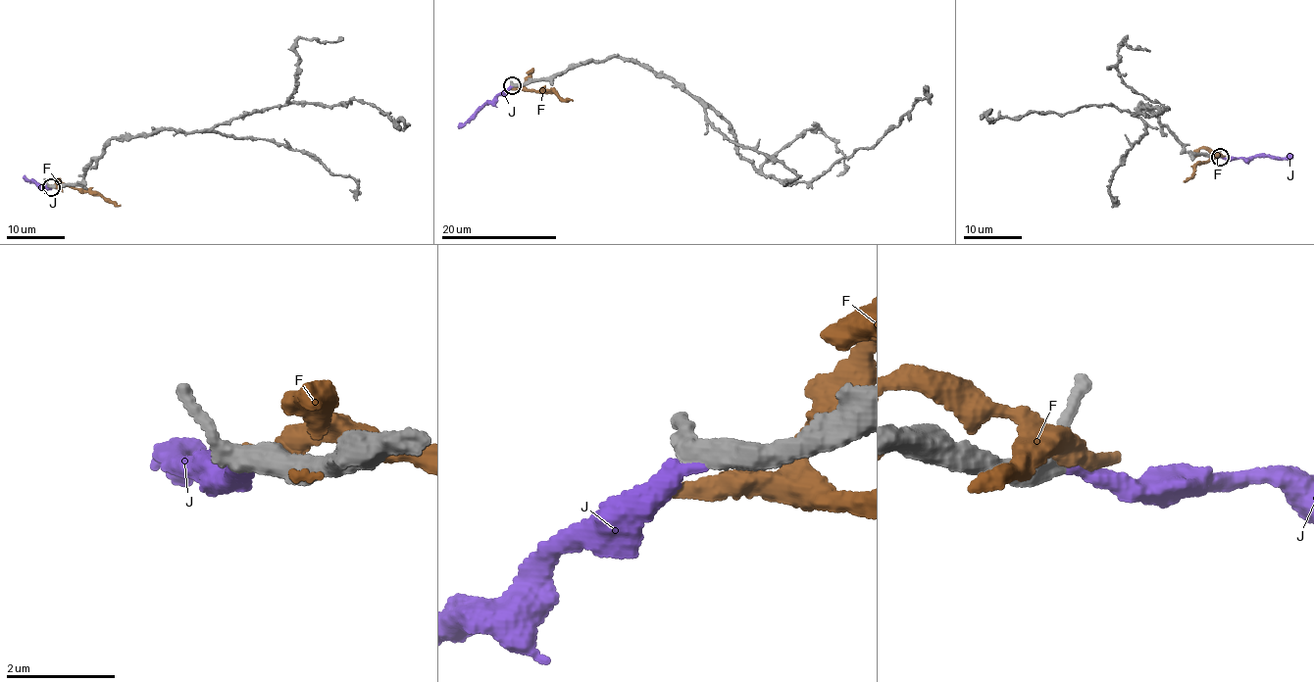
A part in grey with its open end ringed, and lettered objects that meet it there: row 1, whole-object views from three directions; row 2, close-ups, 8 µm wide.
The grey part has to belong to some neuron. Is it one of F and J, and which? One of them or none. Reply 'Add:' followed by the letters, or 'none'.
Add: J

